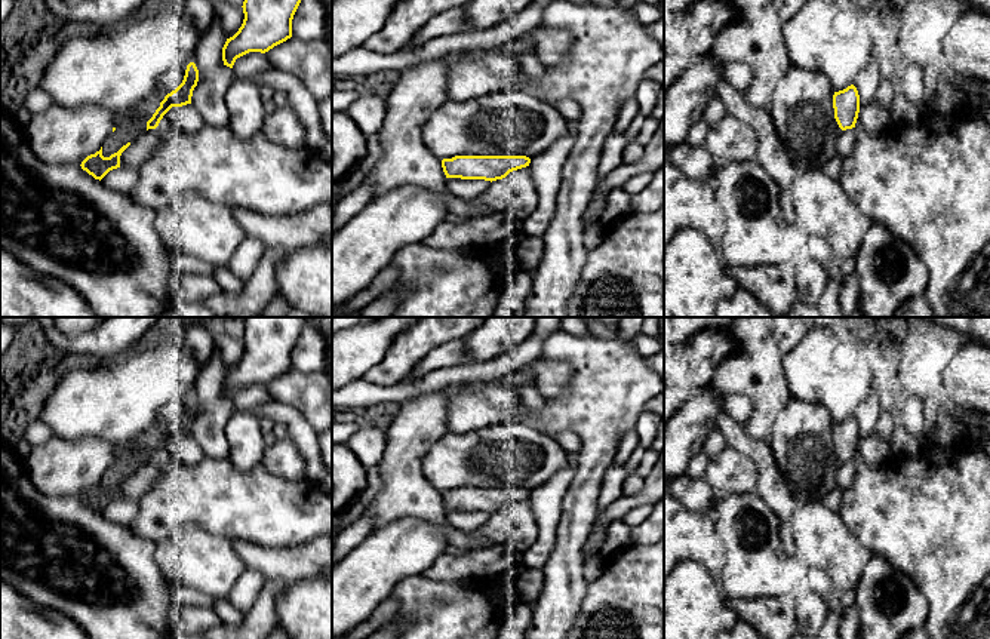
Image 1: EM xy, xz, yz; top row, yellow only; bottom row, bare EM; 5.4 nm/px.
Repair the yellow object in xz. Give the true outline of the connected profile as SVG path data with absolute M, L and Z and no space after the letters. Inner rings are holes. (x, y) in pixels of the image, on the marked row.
M455 156L443 159L446 178L496 181L510 172L529 166L526 156Z

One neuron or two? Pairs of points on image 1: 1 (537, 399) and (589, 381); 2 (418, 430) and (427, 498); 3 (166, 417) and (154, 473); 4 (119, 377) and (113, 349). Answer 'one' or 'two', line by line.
1: two
2: one
3: two
4: two

